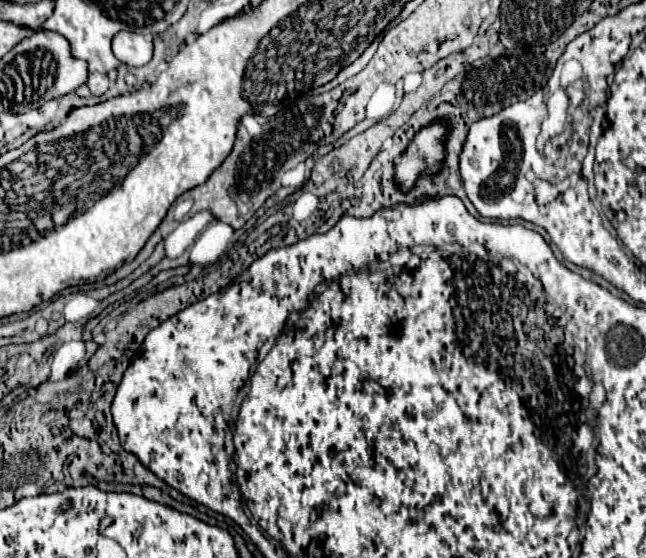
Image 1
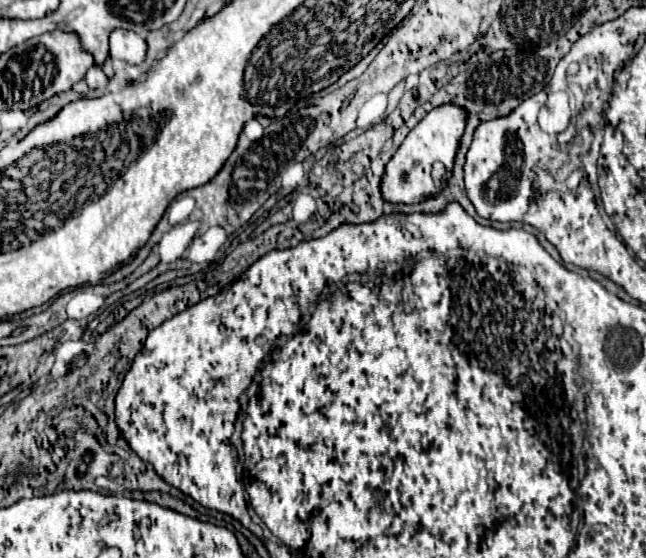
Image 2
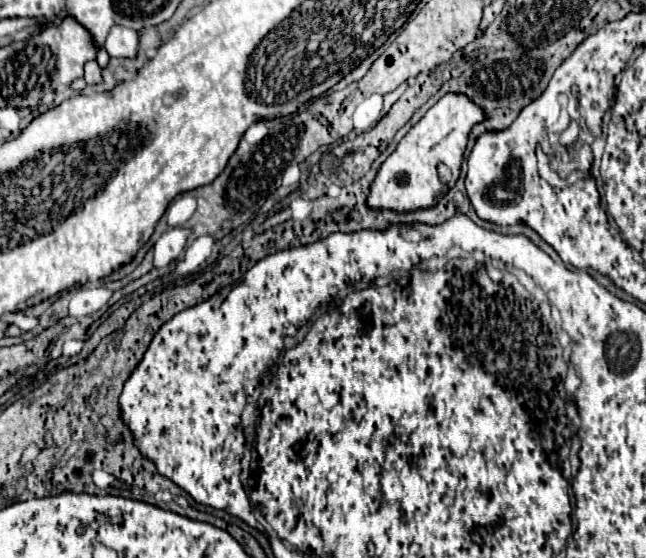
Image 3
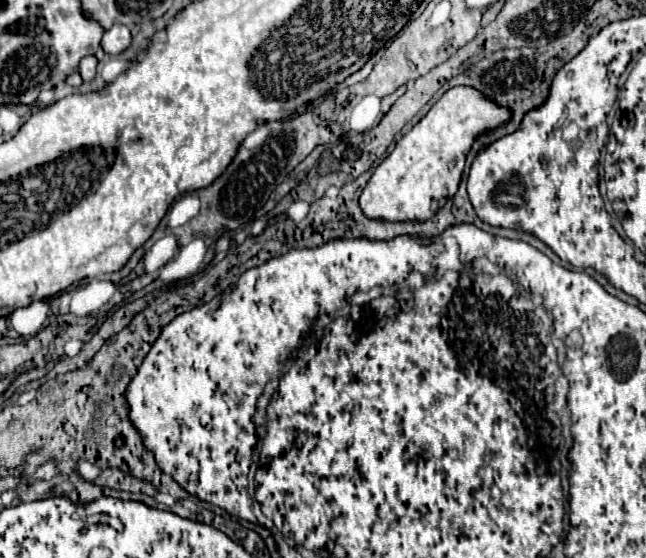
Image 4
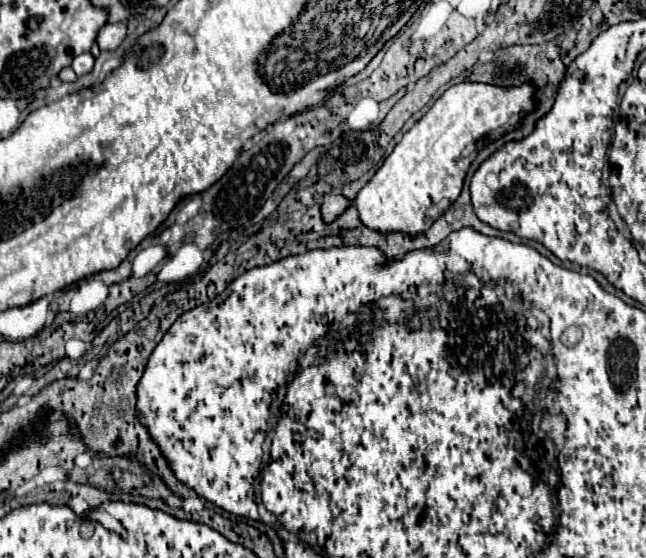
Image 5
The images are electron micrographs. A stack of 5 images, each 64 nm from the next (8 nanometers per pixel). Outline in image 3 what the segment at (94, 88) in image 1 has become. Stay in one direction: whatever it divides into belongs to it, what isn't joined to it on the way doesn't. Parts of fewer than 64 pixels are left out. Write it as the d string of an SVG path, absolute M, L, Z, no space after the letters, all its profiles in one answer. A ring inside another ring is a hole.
M90 60L88 64L84 64L84 80L86 80L86 84L100 82L100 66L96 64L96 60Z

